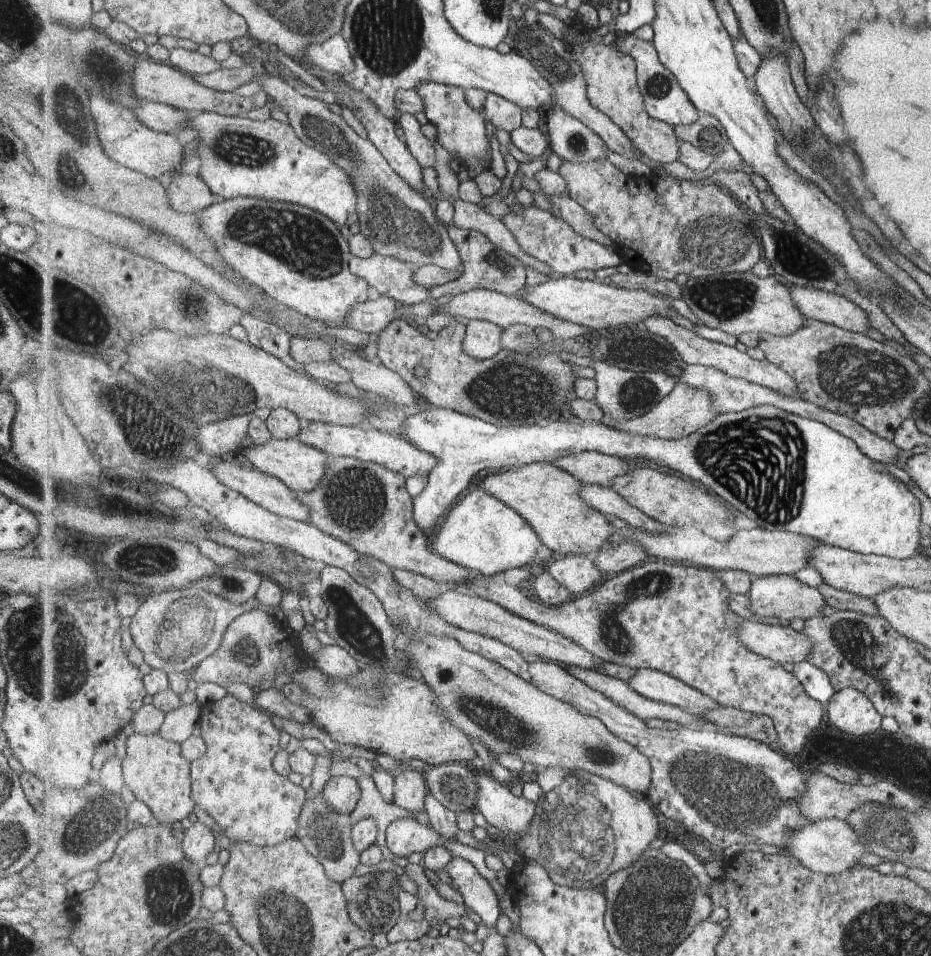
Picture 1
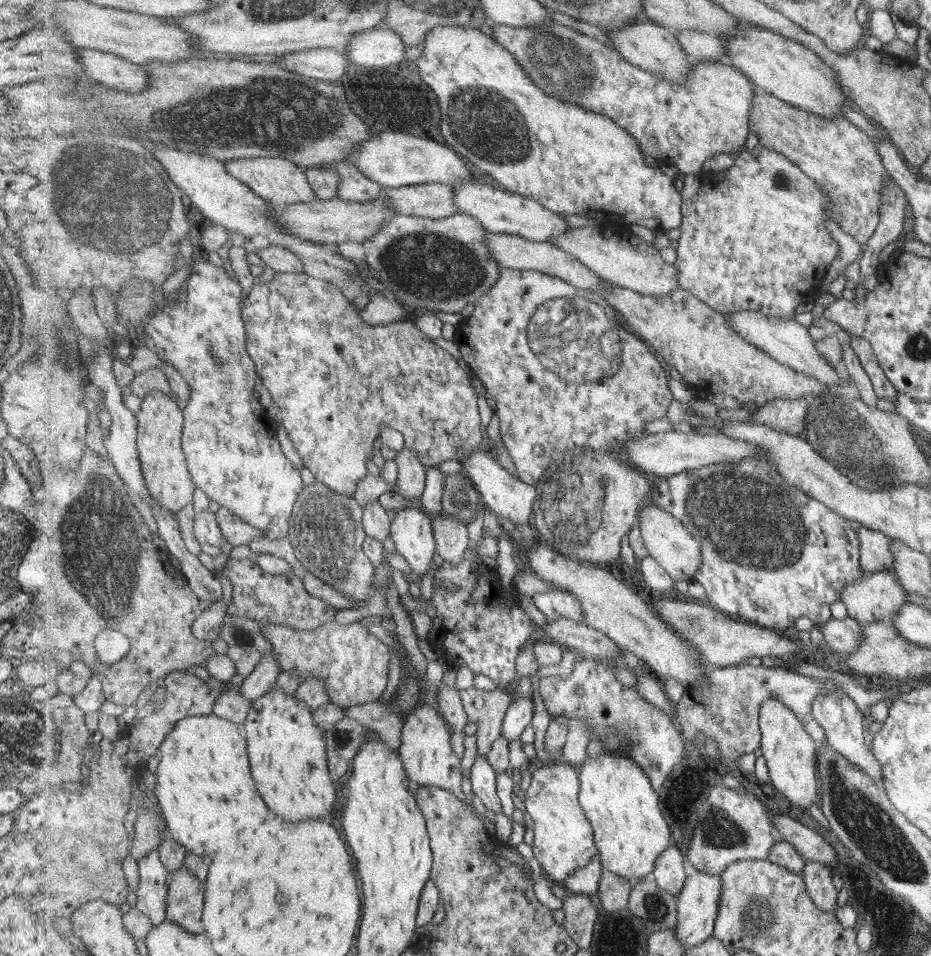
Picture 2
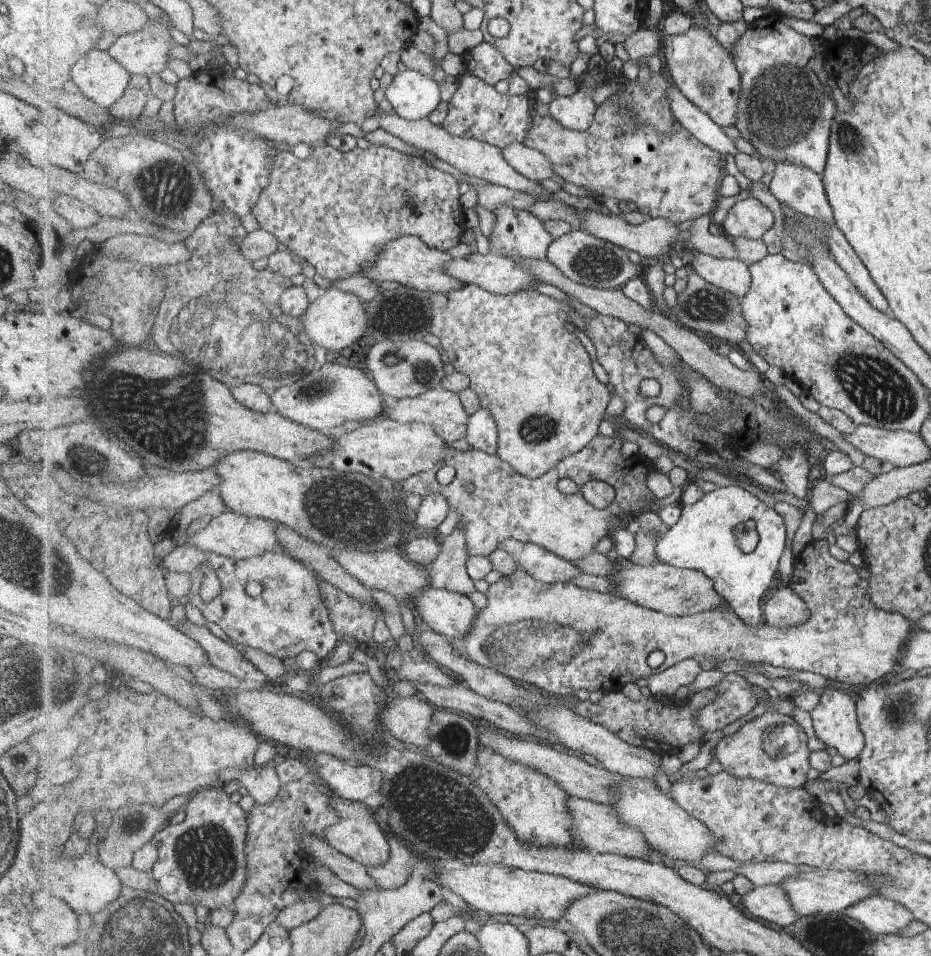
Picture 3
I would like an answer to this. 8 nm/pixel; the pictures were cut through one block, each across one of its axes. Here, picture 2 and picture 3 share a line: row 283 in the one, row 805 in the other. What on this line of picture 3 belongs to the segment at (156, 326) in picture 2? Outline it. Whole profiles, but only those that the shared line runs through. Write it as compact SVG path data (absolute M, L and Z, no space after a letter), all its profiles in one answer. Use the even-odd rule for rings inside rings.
M218 786L197 791L184 809L186 817L182 823L167 824L152 840L160 854L151 870L157 882L155 893L173 904L201 905L210 912L222 906L234 906L250 877L245 850L250 826L248 815L241 809L241 804L231 802L226 790Z

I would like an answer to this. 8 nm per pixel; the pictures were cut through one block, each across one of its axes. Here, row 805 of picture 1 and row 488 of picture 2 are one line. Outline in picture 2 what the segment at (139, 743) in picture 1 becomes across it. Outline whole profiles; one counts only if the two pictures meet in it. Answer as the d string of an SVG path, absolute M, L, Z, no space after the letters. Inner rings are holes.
M153 390L143 399L141 410L136 417L138 418L138 453L149 494L155 498L155 502L161 508L177 514L193 502L196 494L196 486L182 445L186 424L184 411L165 392Z

